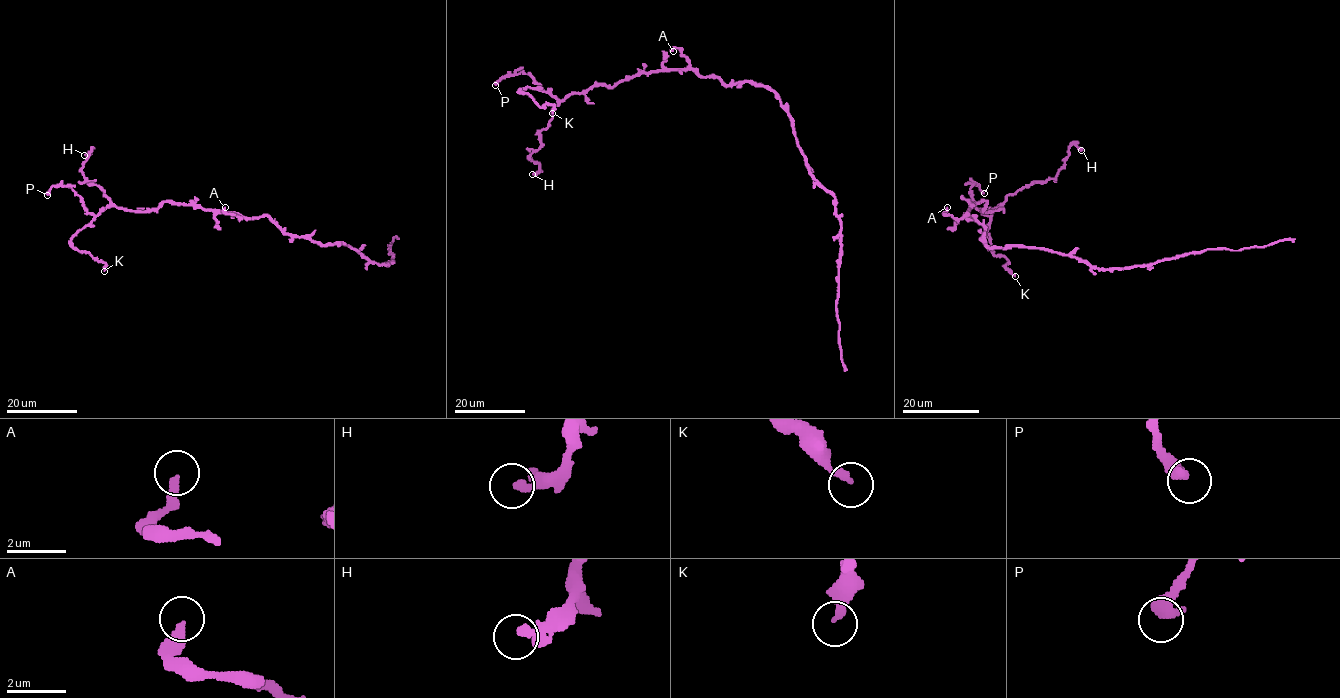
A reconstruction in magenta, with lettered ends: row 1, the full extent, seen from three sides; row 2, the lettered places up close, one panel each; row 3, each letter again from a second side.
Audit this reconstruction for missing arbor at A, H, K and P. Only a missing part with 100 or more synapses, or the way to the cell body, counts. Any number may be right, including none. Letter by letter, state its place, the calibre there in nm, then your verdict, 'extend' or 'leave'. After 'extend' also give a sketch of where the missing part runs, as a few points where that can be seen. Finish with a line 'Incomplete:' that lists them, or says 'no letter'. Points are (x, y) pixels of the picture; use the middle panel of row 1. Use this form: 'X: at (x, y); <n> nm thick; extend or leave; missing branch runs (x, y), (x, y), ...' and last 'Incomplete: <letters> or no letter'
A: at (673, 51); 320 nm thick; leave
H: at (532, 174); 320 nm thick; leave
K: at (552, 113); 240 nm thick; leave
P: at (495, 85); 480 nm thick; leave
Incomplete: no letter

